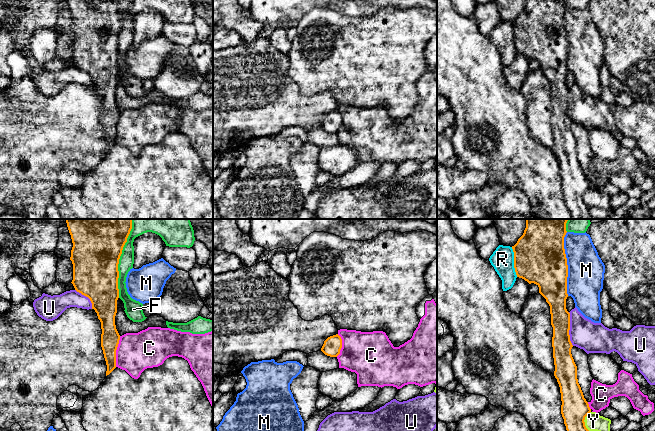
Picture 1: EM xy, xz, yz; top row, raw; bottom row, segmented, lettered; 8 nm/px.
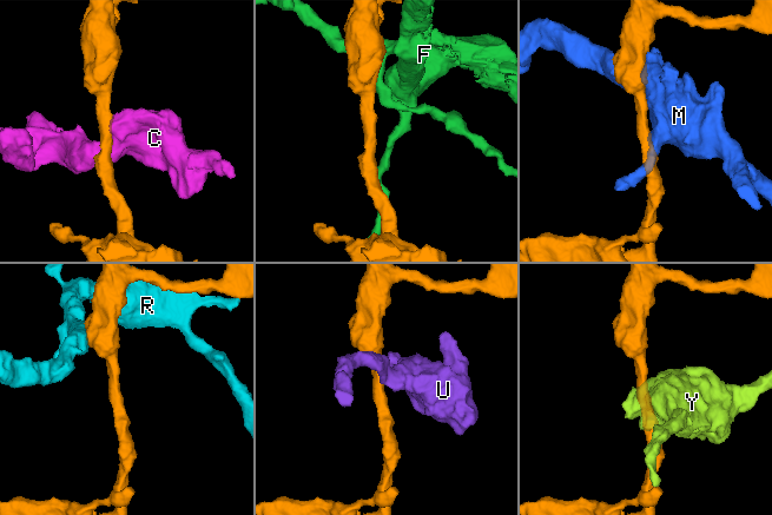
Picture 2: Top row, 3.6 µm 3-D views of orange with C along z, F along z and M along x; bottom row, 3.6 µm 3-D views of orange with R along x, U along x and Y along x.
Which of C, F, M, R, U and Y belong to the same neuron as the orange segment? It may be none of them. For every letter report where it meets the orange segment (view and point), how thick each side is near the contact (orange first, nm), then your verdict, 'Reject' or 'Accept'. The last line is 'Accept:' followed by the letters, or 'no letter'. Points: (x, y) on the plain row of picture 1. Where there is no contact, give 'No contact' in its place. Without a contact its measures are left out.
C: Touches orange at xy (115, 127). Thickness 150 nm (orange) against 300 nm. Reject
F: Touches orange at xy (118, 37). Thickness 380 nm (orange) against 120 nm. Reject
M: Touches orange at yz (566, 40). Thickness 420 nm (orange) against 300 nm. Reject
R: Touches orange at yz (514, 38). Thickness 420 nm (orange) against 190 nm. Reject
U: Touches orange at yz (569, 105). Thickness 160 nm (orange) against 240 nm. Reject
Y: Touches orange at yz (583, 197). Thickness 220 nm (orange) against 140 nm. Reject
Accept: no letter

